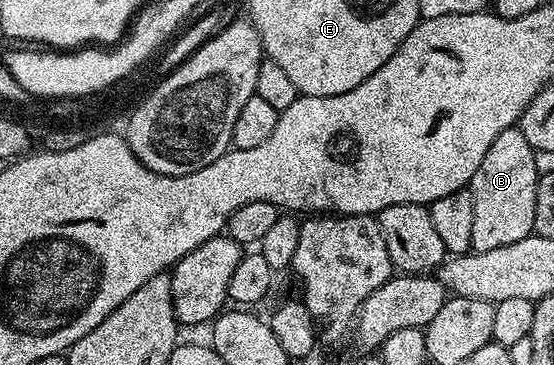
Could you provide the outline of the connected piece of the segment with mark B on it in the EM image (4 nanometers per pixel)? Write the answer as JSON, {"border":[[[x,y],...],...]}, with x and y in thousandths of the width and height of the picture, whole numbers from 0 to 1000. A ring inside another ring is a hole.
{"border":[[[931,345],[906,356],[877,411],[877,433],[870,433],[870,455],[863,455],[848,507],[856,564],[850,688],[899,685],[899,674],[921,674],[921,663],[942,663],[942,652],[962,644],[968,419]]]}

